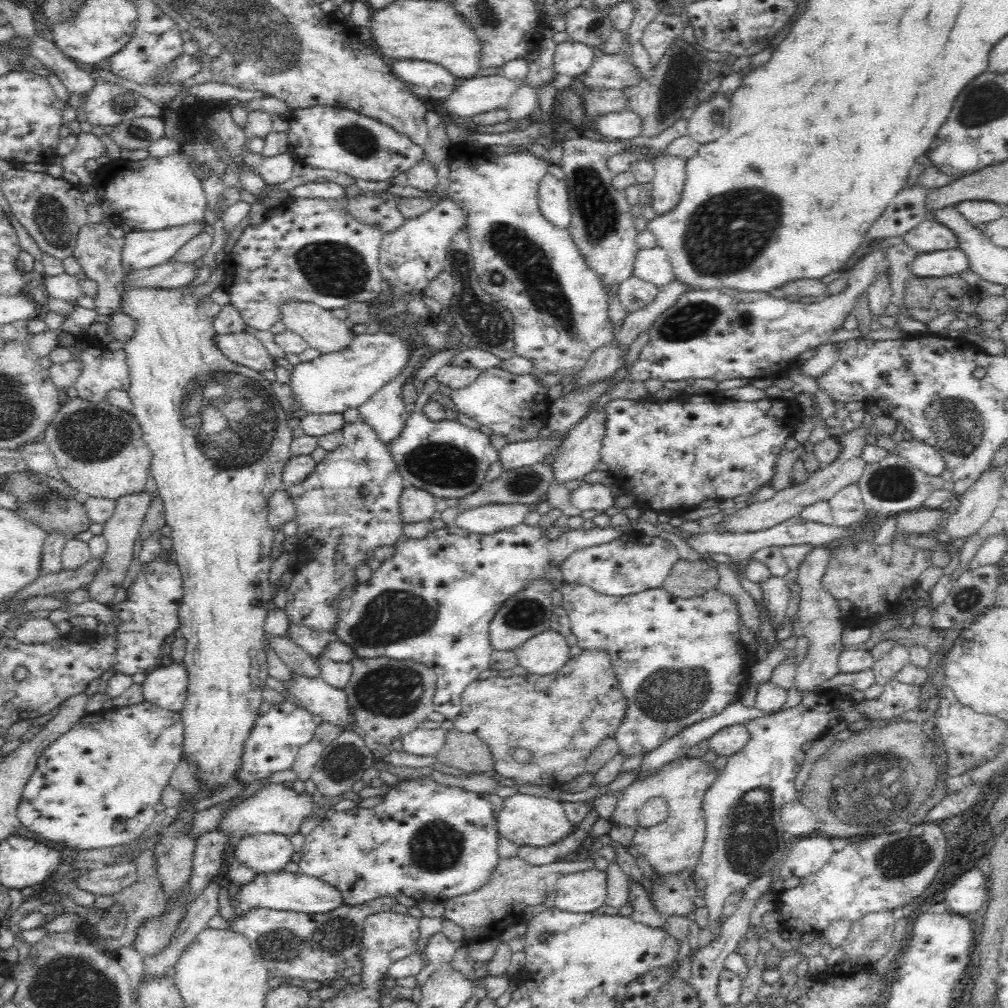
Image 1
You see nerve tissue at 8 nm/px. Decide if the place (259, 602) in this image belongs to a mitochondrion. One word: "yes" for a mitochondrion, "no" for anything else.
no

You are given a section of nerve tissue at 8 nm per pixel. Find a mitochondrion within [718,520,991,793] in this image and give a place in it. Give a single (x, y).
(970, 598)

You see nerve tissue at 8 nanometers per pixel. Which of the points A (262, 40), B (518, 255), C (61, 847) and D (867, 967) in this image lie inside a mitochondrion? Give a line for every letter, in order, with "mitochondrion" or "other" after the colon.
A: mitochondrion
B: mitochondrion
C: other
D: other

